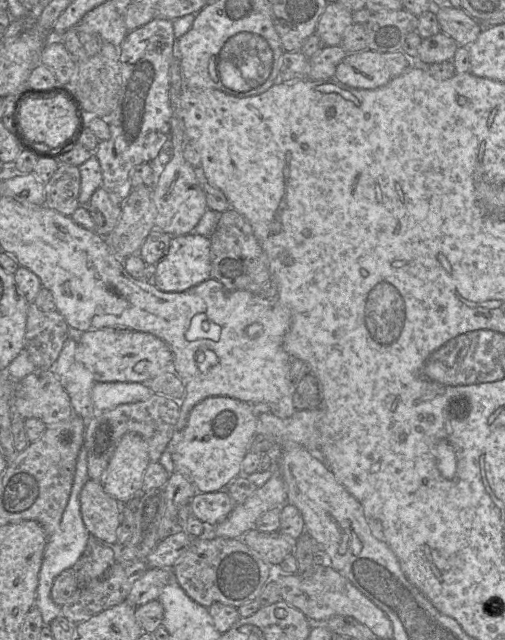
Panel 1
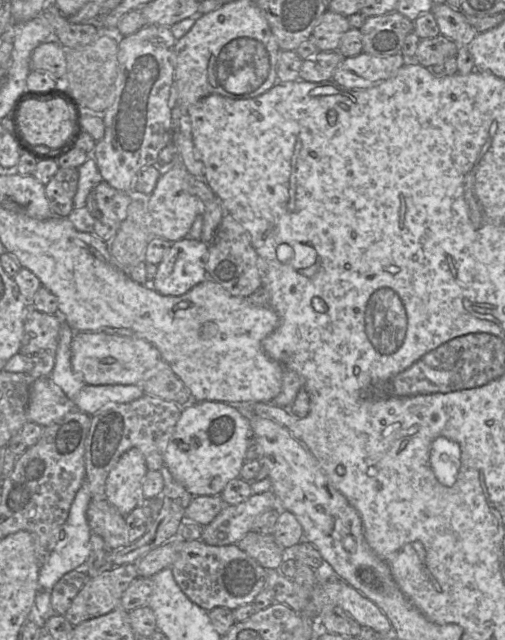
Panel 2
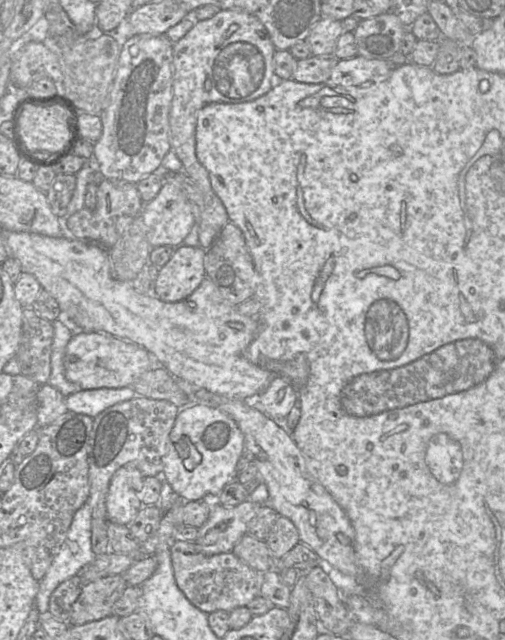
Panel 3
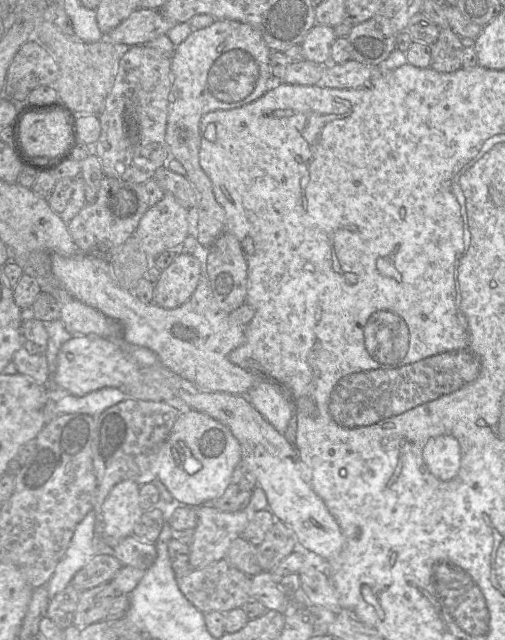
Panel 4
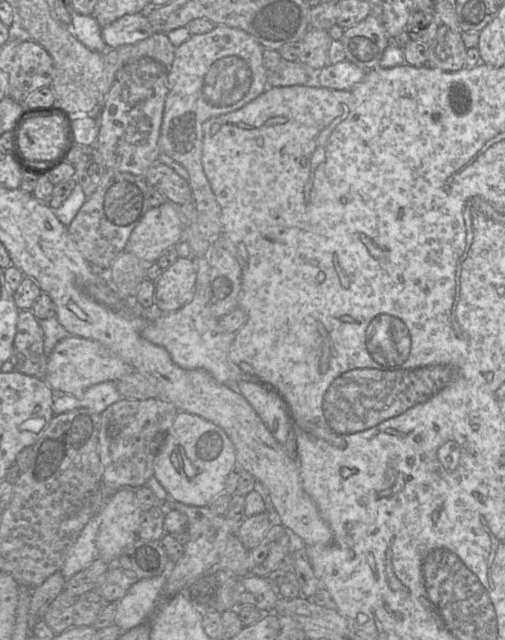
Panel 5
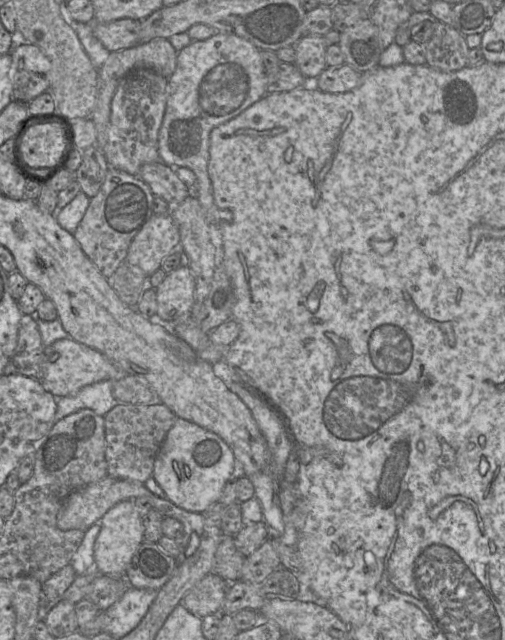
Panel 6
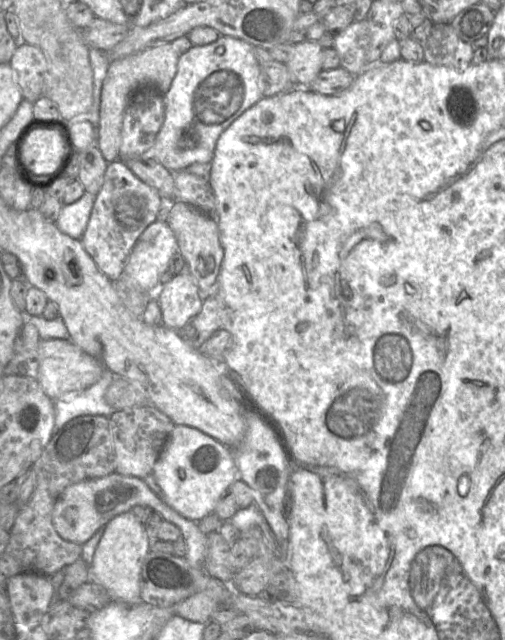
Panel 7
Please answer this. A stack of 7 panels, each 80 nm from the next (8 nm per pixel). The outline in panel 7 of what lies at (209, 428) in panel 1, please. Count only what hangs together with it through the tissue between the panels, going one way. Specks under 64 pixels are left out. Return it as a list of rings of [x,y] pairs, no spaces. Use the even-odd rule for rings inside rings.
[[[175,425],[153,467],[152,474],[164,493],[164,501],[175,511],[195,522],[214,512],[221,495],[238,478],[233,450],[196,428]]]

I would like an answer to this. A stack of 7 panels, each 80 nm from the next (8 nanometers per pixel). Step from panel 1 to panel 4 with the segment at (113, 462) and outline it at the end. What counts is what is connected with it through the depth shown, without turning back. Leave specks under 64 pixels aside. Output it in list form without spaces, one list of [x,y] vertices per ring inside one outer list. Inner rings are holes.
[[[124,480],[113,486],[102,505],[104,518],[104,542],[111,548],[133,534],[143,510],[139,503],[138,485]]]

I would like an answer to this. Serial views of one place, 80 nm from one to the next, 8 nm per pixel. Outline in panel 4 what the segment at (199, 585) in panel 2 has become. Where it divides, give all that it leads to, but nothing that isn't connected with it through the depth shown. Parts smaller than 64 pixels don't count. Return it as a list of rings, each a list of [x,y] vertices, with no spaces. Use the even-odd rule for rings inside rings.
[[[171,538],[168,553],[177,585],[183,595],[199,611],[206,613],[220,611],[226,613],[231,609],[242,607],[249,599],[251,577],[233,567],[226,558],[202,569],[191,568],[189,564],[189,545]]]

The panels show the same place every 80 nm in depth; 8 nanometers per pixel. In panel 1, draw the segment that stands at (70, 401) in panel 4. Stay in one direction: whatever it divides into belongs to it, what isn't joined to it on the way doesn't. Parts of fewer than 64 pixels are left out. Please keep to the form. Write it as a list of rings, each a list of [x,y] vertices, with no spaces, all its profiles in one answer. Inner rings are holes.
[[[96,382],[92,388],[92,401],[96,413],[111,410],[122,404],[149,399],[154,392],[143,383]]]

